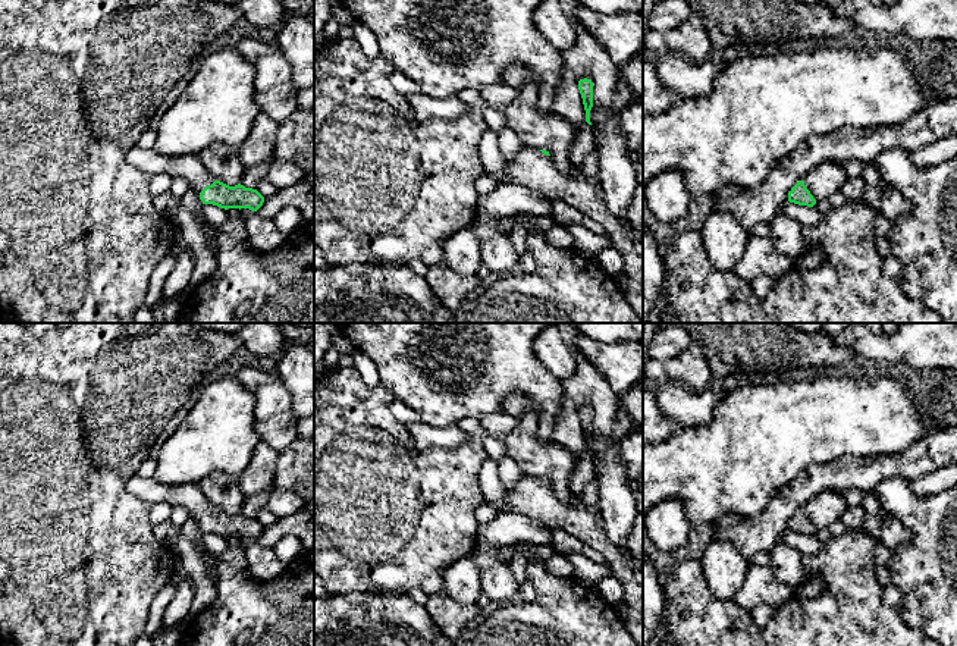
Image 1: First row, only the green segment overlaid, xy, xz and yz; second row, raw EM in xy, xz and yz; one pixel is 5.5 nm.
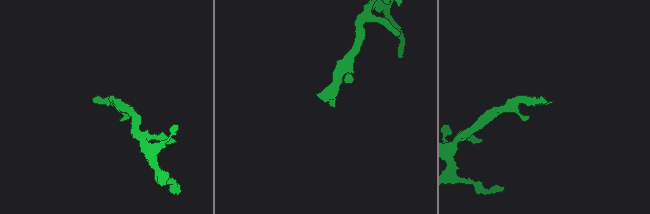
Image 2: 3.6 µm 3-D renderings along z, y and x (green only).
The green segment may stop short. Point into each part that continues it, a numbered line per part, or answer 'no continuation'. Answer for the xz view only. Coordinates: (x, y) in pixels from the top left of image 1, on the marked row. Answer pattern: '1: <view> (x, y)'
1: xz (530, 168)

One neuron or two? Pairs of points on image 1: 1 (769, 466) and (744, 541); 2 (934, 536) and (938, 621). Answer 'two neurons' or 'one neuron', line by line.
1: two neurons
2: one neuron

